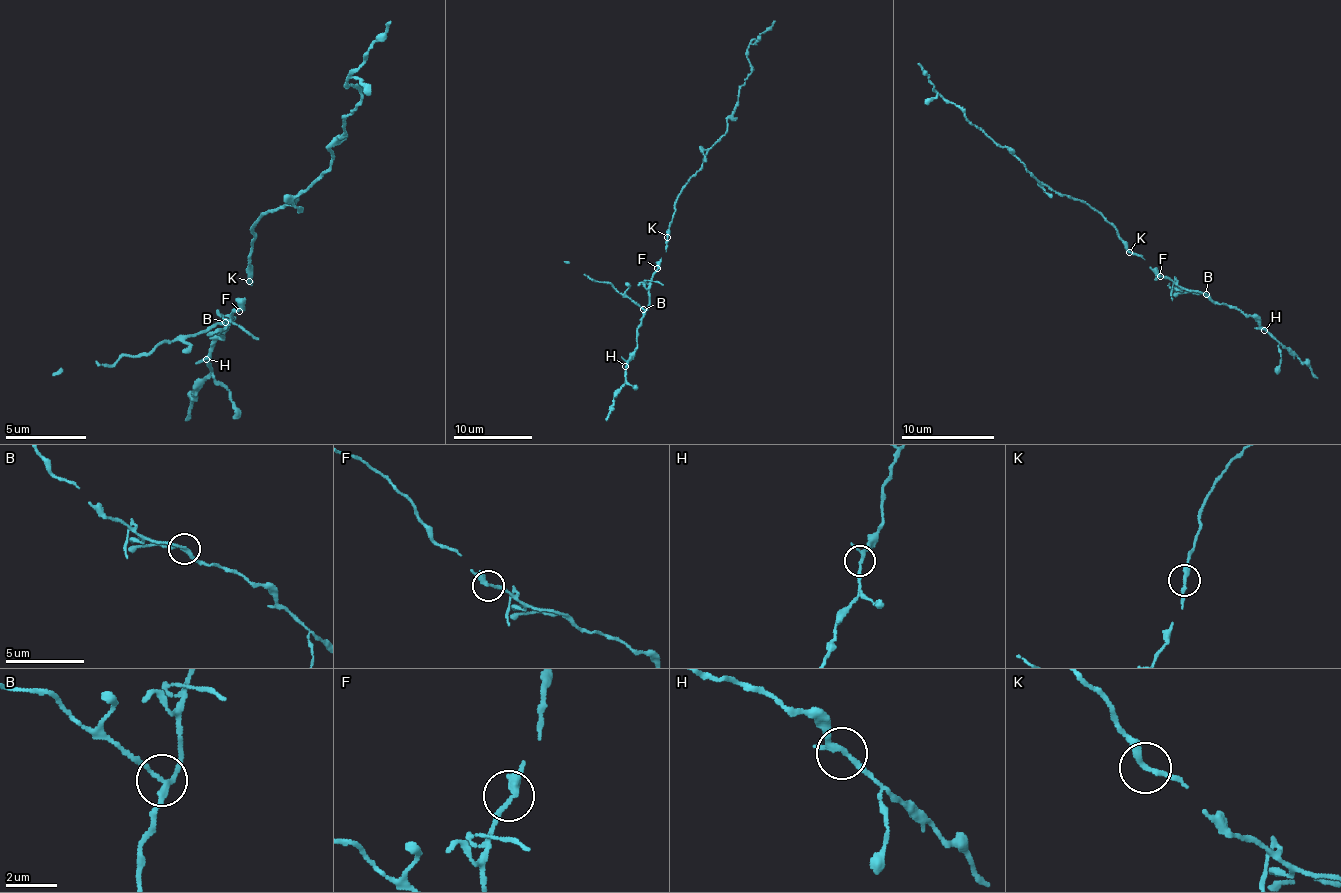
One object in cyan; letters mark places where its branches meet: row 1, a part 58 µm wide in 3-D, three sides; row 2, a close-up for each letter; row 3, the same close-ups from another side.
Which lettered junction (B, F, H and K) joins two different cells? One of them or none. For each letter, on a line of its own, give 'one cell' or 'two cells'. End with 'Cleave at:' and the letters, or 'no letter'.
B: two cells
F: one cell
H: one cell
K: one cell
Cleave at: B

